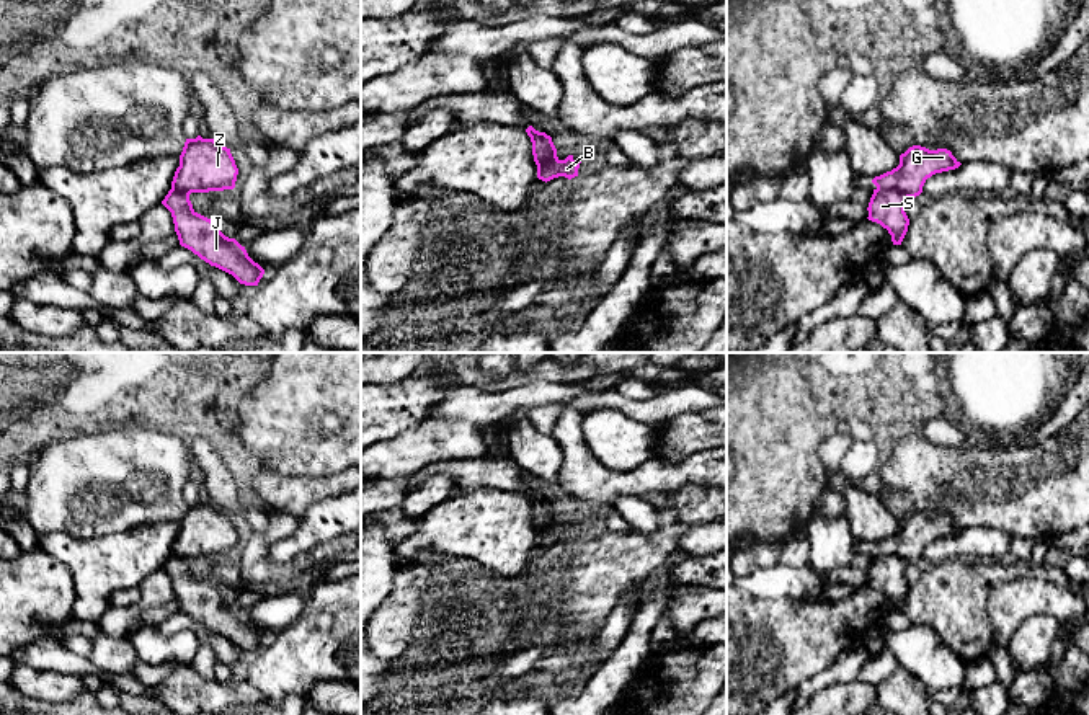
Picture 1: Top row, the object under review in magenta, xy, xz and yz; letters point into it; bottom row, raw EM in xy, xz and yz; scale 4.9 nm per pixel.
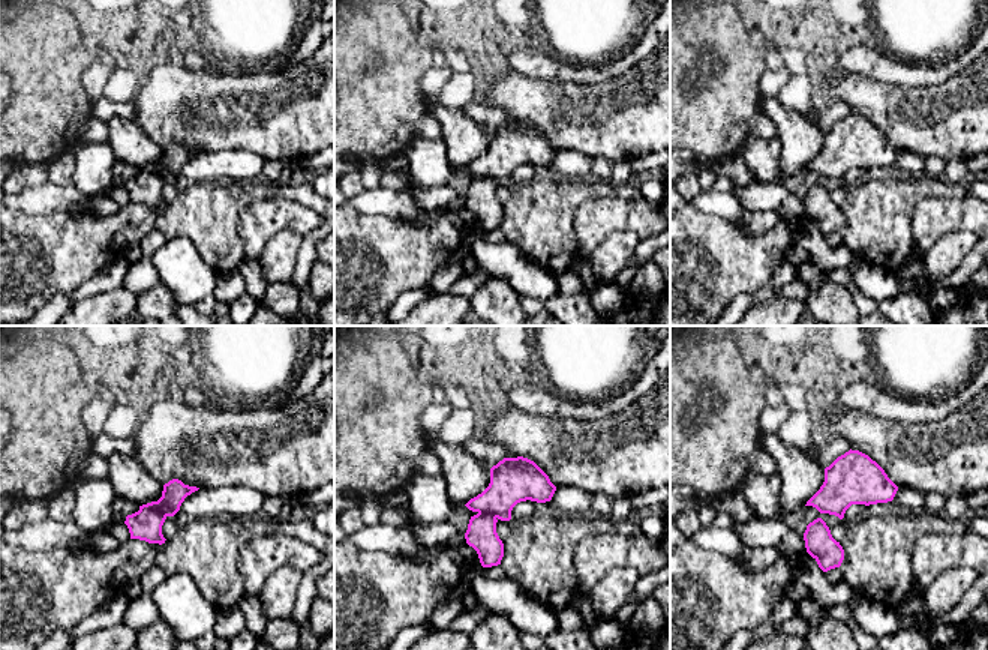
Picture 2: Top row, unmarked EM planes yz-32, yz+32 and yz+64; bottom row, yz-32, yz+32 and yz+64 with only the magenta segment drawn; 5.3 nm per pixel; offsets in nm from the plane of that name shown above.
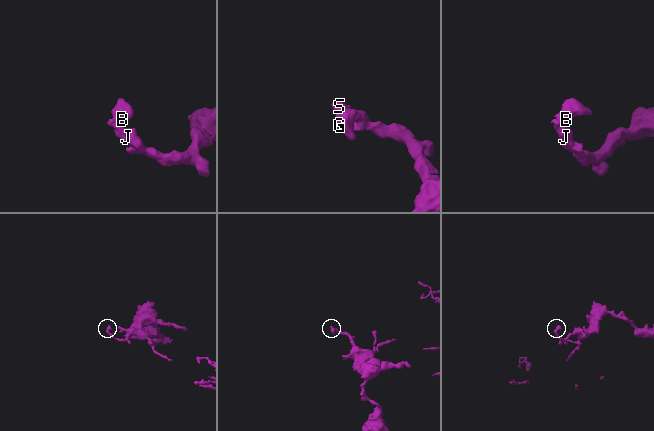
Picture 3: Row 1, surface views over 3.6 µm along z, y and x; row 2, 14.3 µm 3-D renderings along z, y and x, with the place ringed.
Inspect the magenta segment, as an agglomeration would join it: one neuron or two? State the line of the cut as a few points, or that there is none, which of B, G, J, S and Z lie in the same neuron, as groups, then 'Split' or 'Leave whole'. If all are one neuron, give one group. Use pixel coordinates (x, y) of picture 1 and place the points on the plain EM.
Split along yz (877, 554), (895, 554), (908, 562). Groups: B G Z / J S. Split

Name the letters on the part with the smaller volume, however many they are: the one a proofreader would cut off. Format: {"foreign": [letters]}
{"foreign": ["B", "G", "Z"]}

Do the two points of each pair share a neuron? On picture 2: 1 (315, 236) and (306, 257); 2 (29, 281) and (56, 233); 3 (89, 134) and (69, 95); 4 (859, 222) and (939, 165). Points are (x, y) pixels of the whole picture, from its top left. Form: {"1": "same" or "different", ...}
{"1": "same", "2": "same", "3": "different", "4": "different"}

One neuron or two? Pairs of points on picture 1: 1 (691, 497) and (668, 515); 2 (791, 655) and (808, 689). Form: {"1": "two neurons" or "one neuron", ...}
{"1": "one neuron", "2": "two neurons"}

